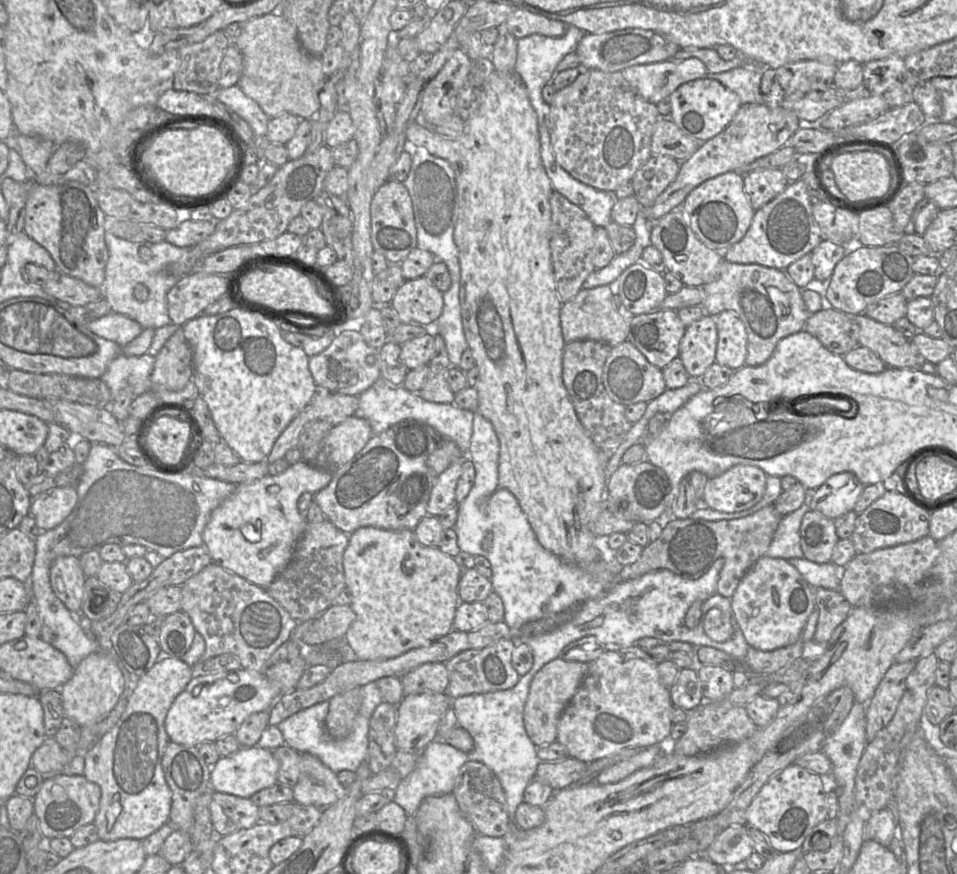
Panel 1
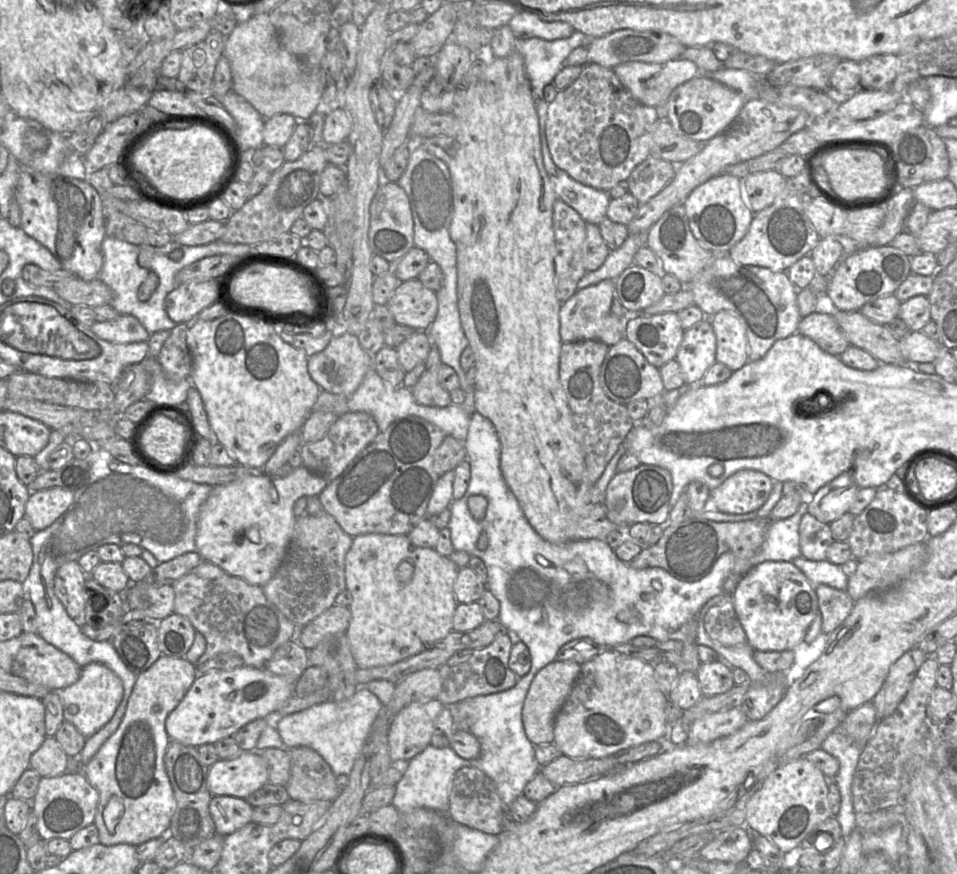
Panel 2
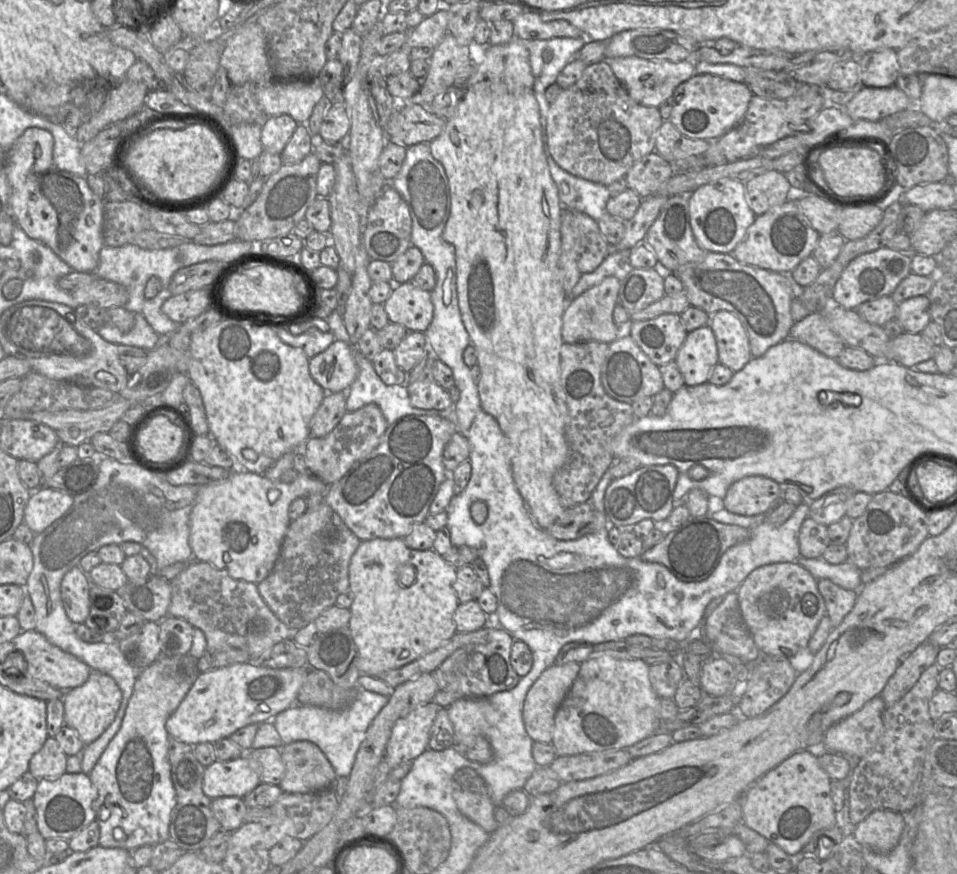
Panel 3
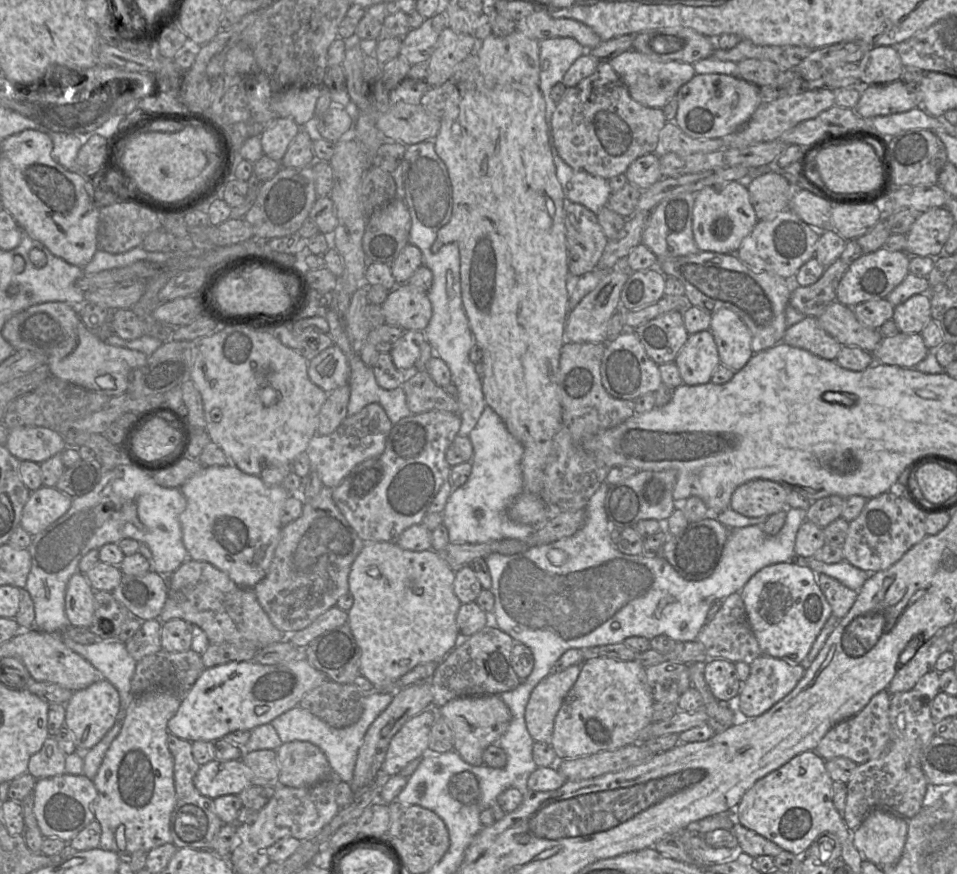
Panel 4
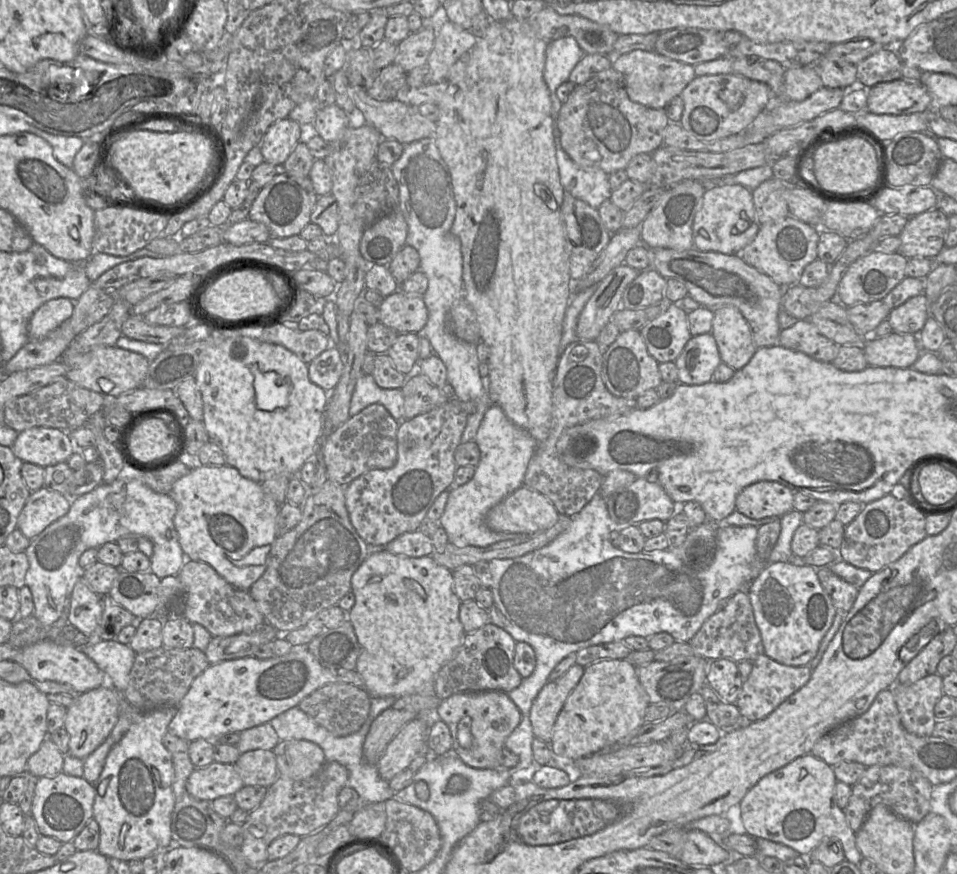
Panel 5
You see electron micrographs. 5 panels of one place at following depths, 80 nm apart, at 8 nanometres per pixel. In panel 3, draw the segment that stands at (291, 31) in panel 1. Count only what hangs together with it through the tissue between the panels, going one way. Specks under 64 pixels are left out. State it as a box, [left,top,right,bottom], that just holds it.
[220,23,324,124]

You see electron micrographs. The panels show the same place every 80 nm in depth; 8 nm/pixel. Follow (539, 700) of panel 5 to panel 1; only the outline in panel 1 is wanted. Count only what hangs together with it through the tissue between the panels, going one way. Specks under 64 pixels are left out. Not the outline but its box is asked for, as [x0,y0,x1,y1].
[523,658,588,747]

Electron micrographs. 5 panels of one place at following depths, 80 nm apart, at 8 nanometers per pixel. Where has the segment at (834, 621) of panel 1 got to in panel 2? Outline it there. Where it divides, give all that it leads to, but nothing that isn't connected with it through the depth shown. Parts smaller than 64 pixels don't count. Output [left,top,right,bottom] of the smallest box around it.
[815,584,855,634]

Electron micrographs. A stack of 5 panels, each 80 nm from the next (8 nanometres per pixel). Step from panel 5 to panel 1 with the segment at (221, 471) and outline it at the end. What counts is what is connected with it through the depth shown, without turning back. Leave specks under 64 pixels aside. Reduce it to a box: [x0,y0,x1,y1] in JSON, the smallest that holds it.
[203,460,333,589]

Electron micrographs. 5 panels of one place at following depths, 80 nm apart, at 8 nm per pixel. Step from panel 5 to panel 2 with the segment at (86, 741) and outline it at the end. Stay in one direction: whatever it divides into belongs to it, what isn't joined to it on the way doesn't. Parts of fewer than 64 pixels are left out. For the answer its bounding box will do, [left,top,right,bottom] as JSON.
[59,663,124,738]

